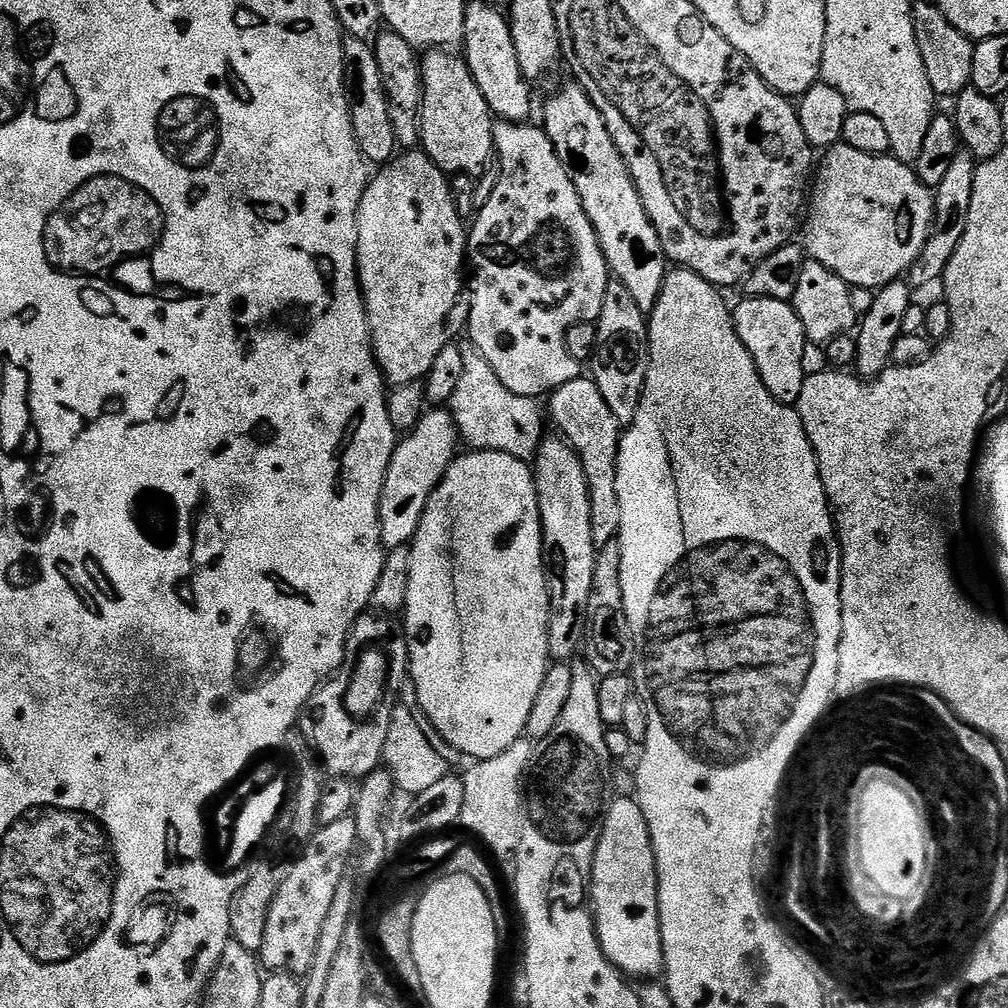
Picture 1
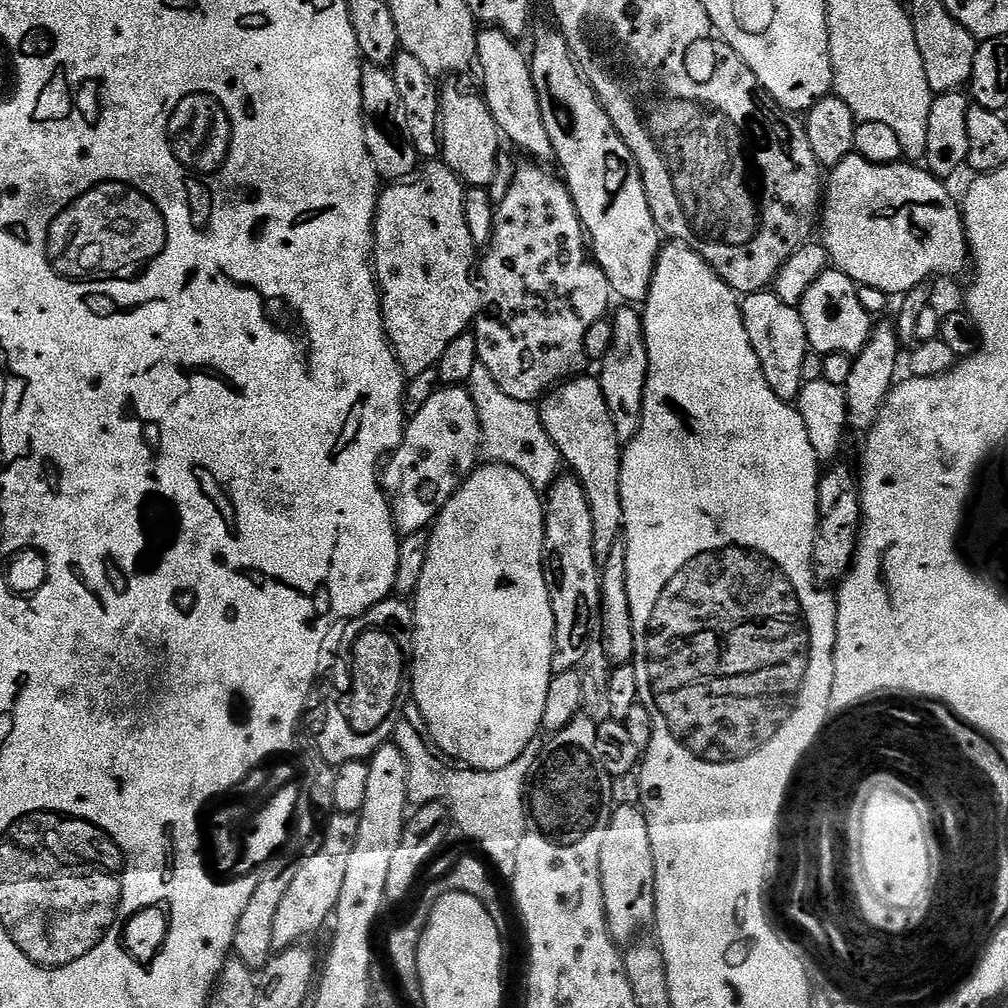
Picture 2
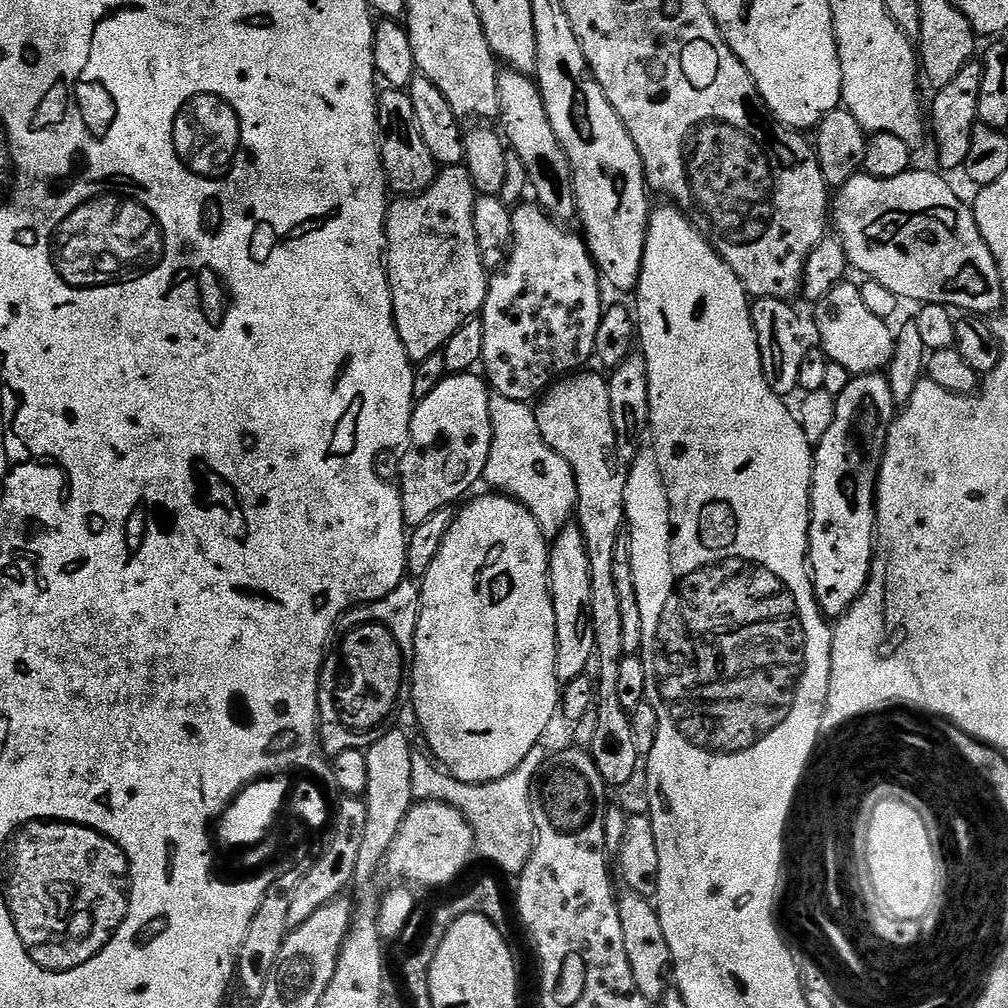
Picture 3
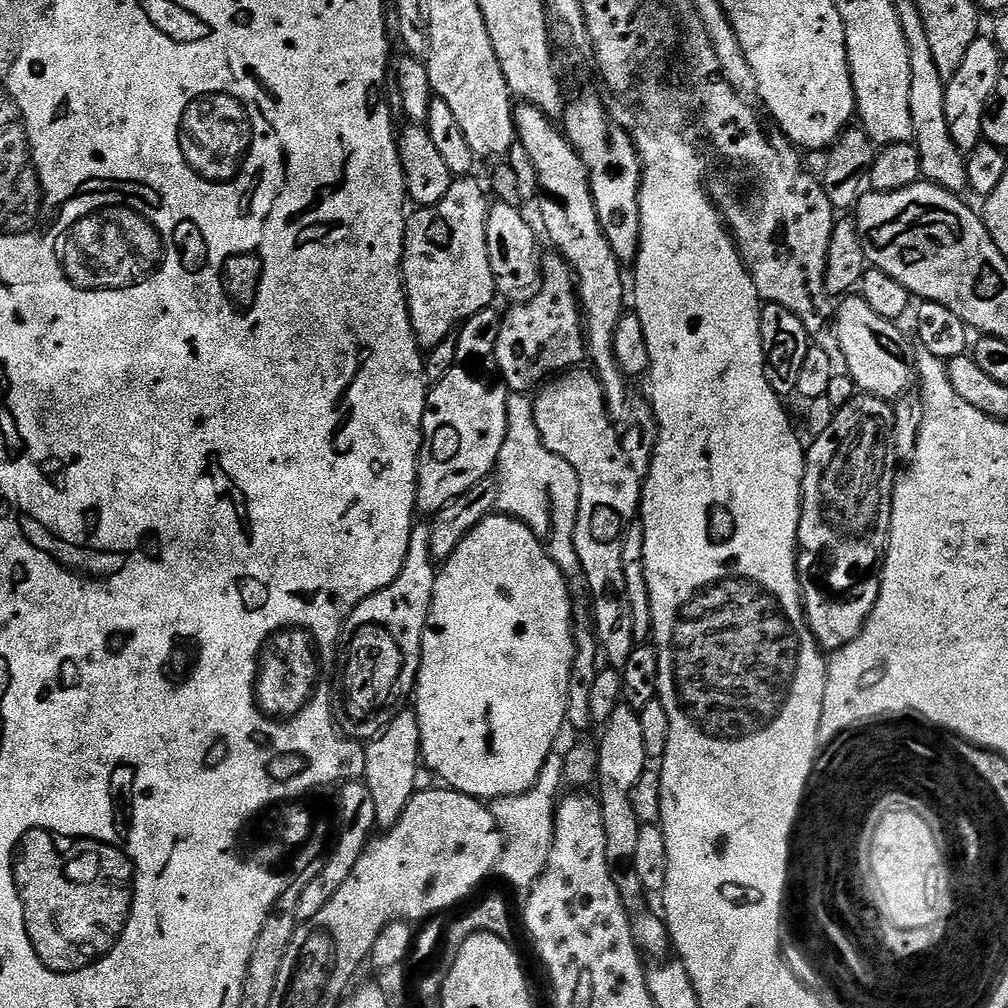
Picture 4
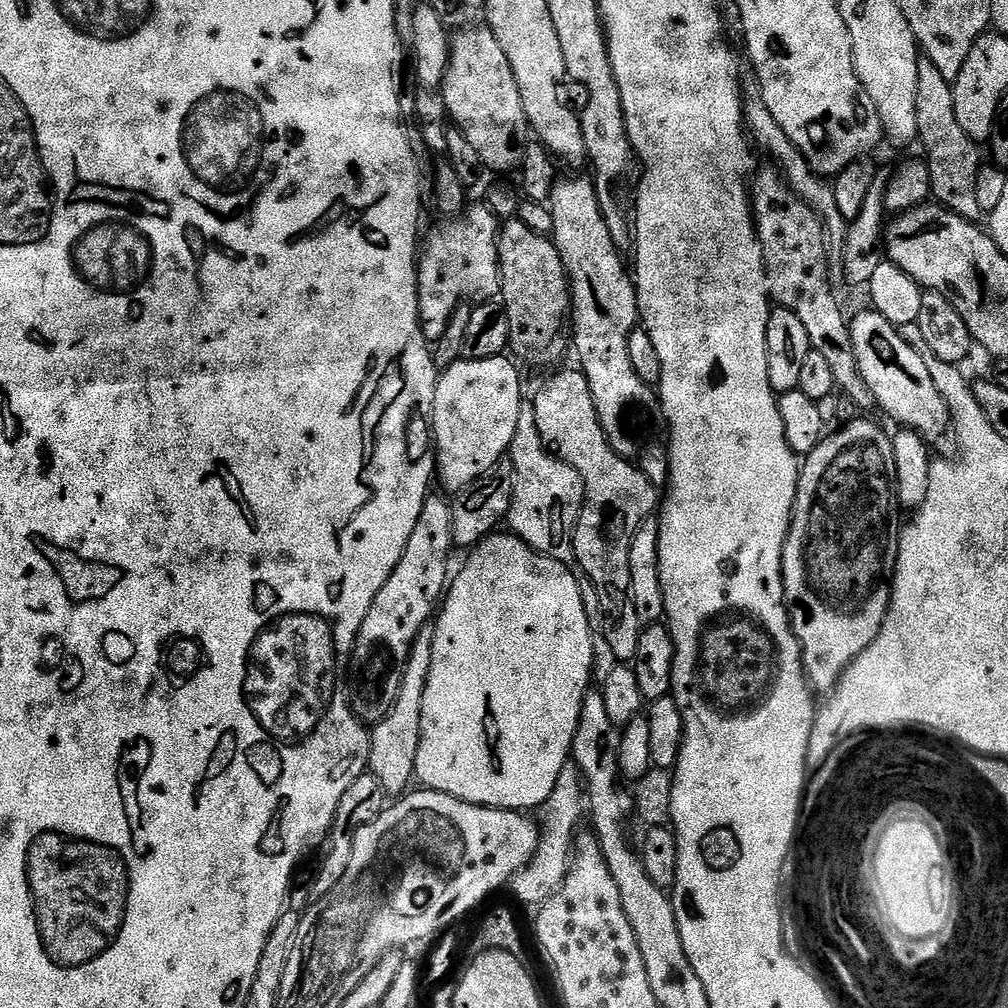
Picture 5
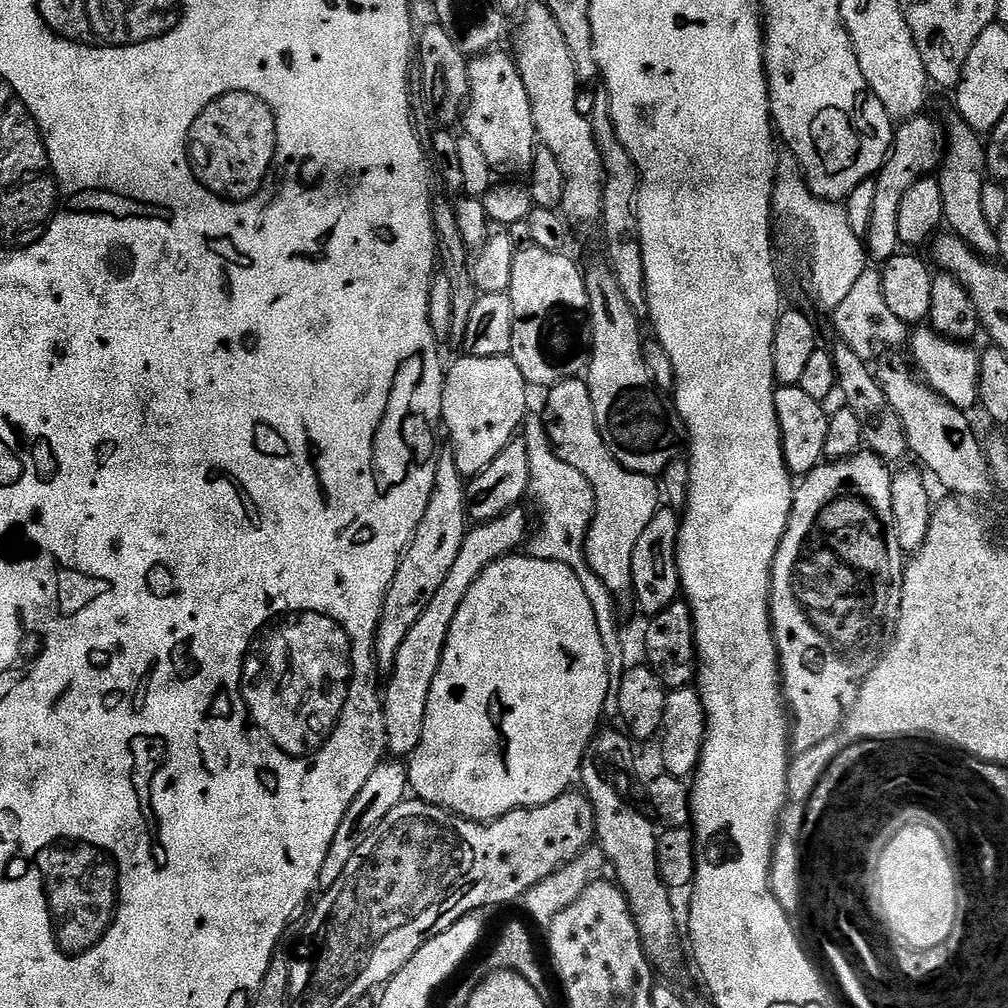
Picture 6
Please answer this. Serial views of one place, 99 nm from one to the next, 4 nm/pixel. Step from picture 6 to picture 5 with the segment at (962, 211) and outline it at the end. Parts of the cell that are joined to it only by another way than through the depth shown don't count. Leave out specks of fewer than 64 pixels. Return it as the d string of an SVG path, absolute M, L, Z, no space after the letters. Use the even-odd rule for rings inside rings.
M923 58L918 62L918 100L916 102L916 114L918 116L918 144L919 147L924 147L922 156L930 170L932 196L934 197L935 203L943 204L944 207L962 218L973 222L979 221L982 213L978 206L976 183L978 182L978 174L982 167L982 159L980 160L980 152L976 149L979 148L977 141L971 140L966 134L966 130L962 130L962 126L958 126L958 116L954 114L952 81L942 78L942 74L935 68L934 62Z

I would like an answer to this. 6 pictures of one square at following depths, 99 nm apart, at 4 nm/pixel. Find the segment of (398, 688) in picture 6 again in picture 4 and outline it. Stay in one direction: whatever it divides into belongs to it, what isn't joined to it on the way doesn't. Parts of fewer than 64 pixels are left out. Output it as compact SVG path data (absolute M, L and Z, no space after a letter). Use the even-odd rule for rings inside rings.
M401 710L388 723L384 731L367 741L362 752L362 779L368 785L370 798L374 798L376 823L381 829L393 828L402 818L406 806L418 791L416 779L422 771L420 731L415 711Z

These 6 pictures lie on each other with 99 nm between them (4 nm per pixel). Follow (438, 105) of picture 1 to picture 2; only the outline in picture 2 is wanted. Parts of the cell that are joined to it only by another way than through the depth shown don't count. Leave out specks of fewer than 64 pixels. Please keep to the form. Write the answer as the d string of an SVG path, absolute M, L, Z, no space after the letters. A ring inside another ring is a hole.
M445 87L440 94L440 151L443 163L448 164L450 170L454 170L456 177L464 181L465 185L473 188L487 188L488 183L494 178L498 152L501 148L502 133L496 127L483 95L463 96L458 89Z

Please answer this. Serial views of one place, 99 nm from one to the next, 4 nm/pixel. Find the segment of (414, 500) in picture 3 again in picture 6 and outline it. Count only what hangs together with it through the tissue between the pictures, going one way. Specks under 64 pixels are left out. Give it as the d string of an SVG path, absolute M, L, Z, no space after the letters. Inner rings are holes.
M464 354L461 357L453 362L449 372L447 369L443 373L444 389L440 392L438 407L443 427L444 424L448 427L454 462L458 462L458 470L463 476L471 478L486 470L521 431L530 412L529 389L522 378L522 370L518 370L511 355L478 358Z

